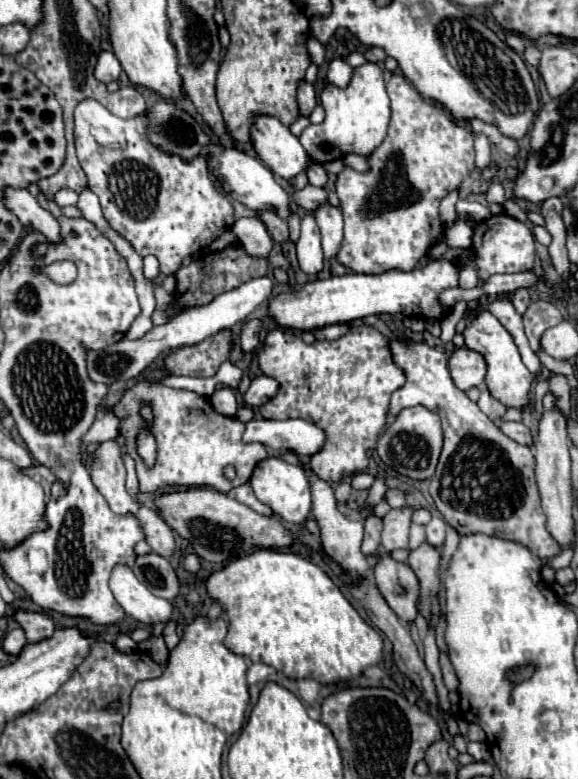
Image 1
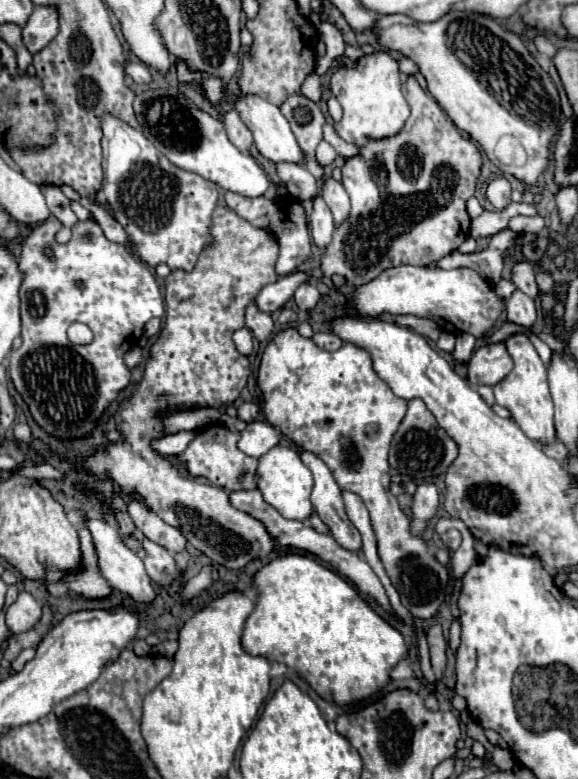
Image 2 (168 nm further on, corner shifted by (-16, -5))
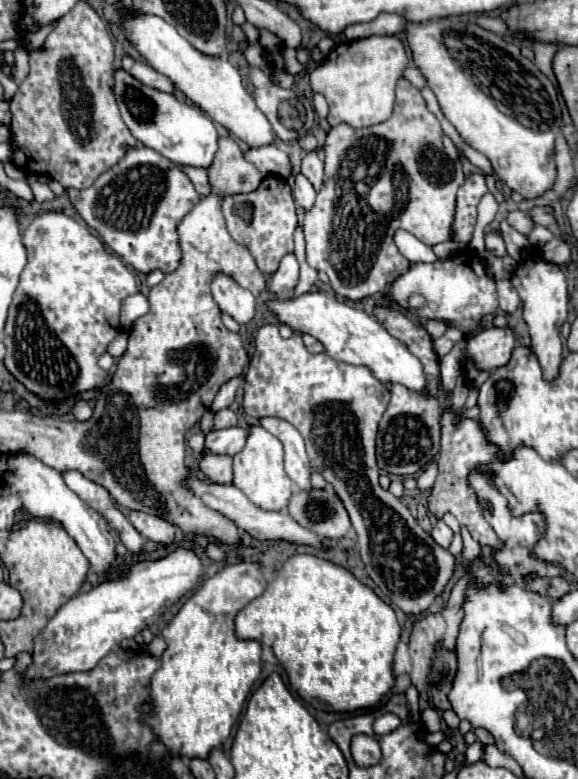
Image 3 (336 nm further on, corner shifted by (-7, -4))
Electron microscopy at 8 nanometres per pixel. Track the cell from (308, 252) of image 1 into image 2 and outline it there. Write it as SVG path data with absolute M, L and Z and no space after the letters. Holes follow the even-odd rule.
M320 196L314 200L314 210L310 216L310 234L320 250L326 250L328 244L332 242L332 234L334 234L332 212Z

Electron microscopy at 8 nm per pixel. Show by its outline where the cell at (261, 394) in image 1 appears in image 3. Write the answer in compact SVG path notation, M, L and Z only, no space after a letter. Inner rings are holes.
M221 409L213 417L213 429L227 429L237 425L237 415L231 409Z

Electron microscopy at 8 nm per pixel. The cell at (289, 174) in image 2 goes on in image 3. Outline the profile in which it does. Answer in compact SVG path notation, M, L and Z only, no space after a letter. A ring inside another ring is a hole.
M263 145L263 147L247 147L243 151L243 157L253 163L263 175L277 175L287 179L291 175L291 161L289 157L277 149L275 145Z

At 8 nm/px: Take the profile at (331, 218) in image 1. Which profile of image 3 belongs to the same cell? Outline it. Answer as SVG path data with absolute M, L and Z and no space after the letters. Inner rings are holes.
M315 151L307 153L301 161L301 173L313 183L313 187L319 191L323 187L323 161L317 157Z

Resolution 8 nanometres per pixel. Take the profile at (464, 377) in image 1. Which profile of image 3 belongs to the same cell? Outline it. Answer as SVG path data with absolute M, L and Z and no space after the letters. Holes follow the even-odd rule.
M491 327L467 339L467 355L483 371L503 367L513 353L517 337L511 327Z

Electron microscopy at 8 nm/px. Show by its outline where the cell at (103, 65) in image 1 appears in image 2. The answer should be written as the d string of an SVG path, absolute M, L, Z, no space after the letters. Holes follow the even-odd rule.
M126 62L124 66L124 72L126 76L130 76L136 84L148 84L152 80L152 72L146 64L142 62Z

